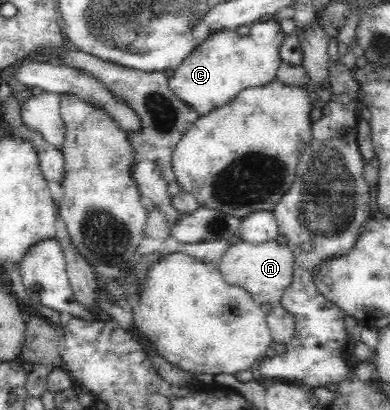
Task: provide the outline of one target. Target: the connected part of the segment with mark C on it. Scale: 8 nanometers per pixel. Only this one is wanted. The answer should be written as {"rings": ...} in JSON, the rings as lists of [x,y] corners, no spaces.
{"rings":[[[274,16],[253,22],[246,35],[239,34],[235,29],[215,31],[211,37],[197,43],[193,52],[171,72],[168,85],[175,96],[195,109],[200,116],[207,115],[238,97],[246,88],[257,88],[276,79],[277,69],[282,65],[279,45],[285,37]]]}

